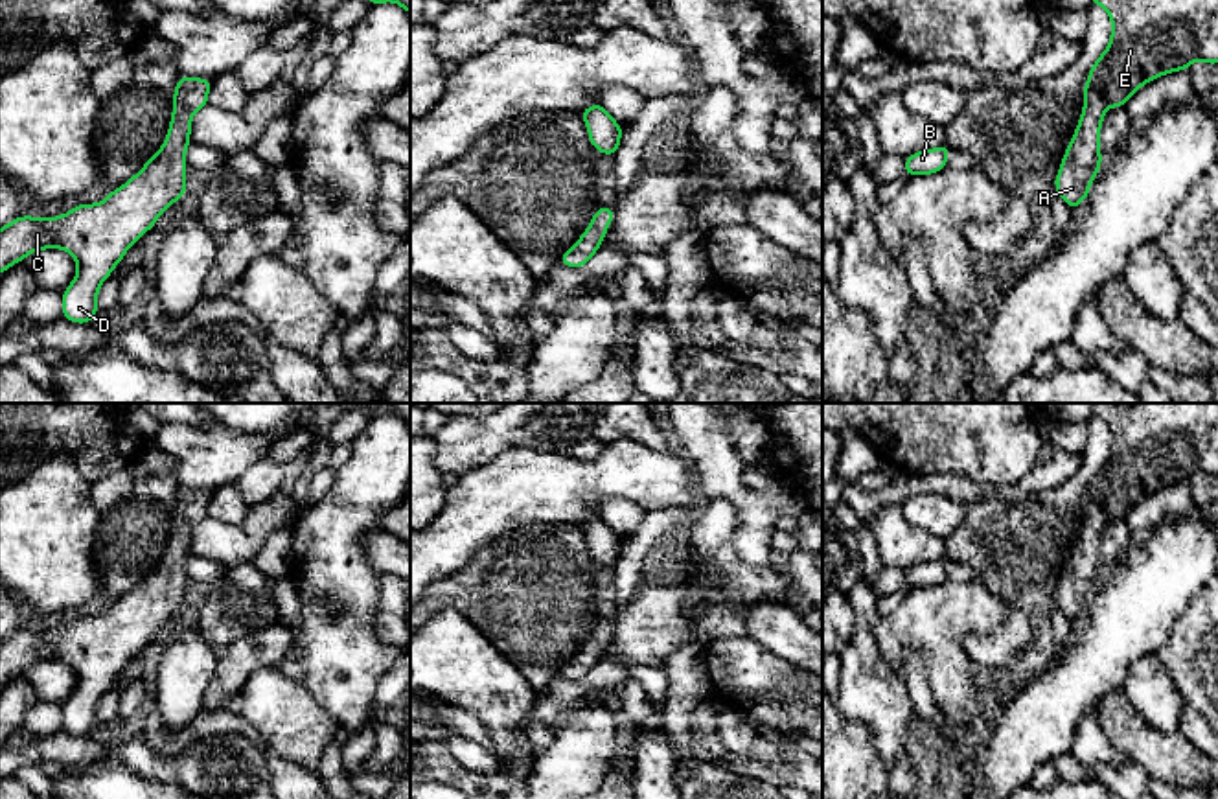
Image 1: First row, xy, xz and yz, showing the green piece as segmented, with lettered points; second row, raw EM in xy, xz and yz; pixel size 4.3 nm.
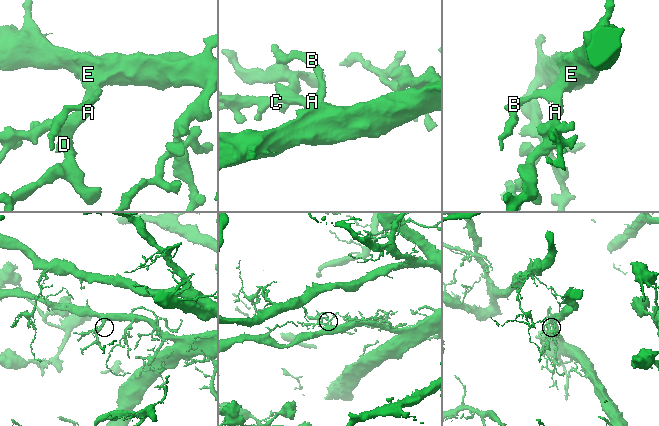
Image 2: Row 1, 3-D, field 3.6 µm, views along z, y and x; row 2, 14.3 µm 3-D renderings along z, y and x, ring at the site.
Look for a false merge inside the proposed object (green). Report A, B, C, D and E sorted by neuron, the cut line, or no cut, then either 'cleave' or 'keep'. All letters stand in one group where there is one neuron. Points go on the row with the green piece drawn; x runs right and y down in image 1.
groups A B C D E; cut none; keep

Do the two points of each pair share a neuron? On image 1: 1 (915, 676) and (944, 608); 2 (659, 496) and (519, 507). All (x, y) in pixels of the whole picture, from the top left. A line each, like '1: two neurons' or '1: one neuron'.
1: two neurons
2: one neuron

